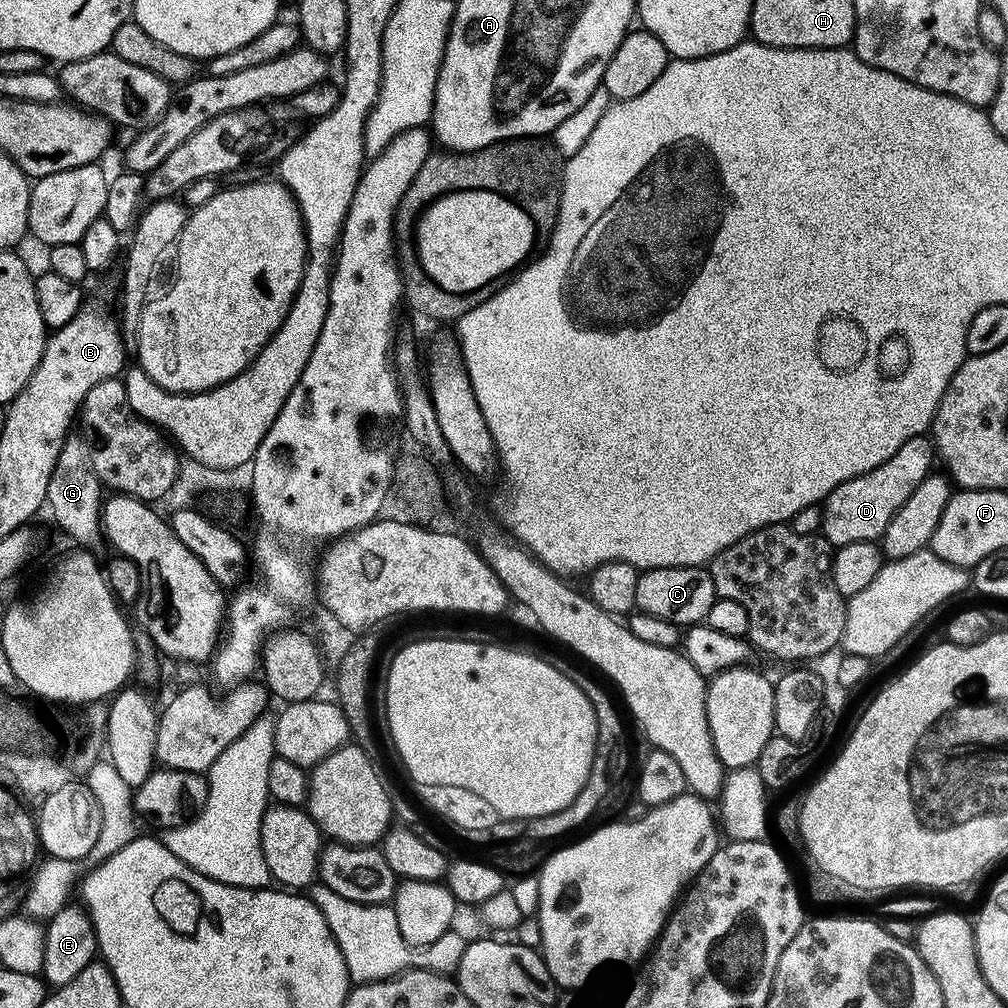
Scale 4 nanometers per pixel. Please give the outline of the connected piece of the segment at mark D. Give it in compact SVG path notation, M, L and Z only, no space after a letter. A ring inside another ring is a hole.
M927 435L910 438L882 466L874 466L874 470L866 470L866 474L858 474L858 478L850 478L842 482L822 502L824 523L822 535L829 544L839 546L850 542L879 541L884 535L886 526L890 526L890 518L898 514L902 502L918 490L918 486L933 471L934 444Z

